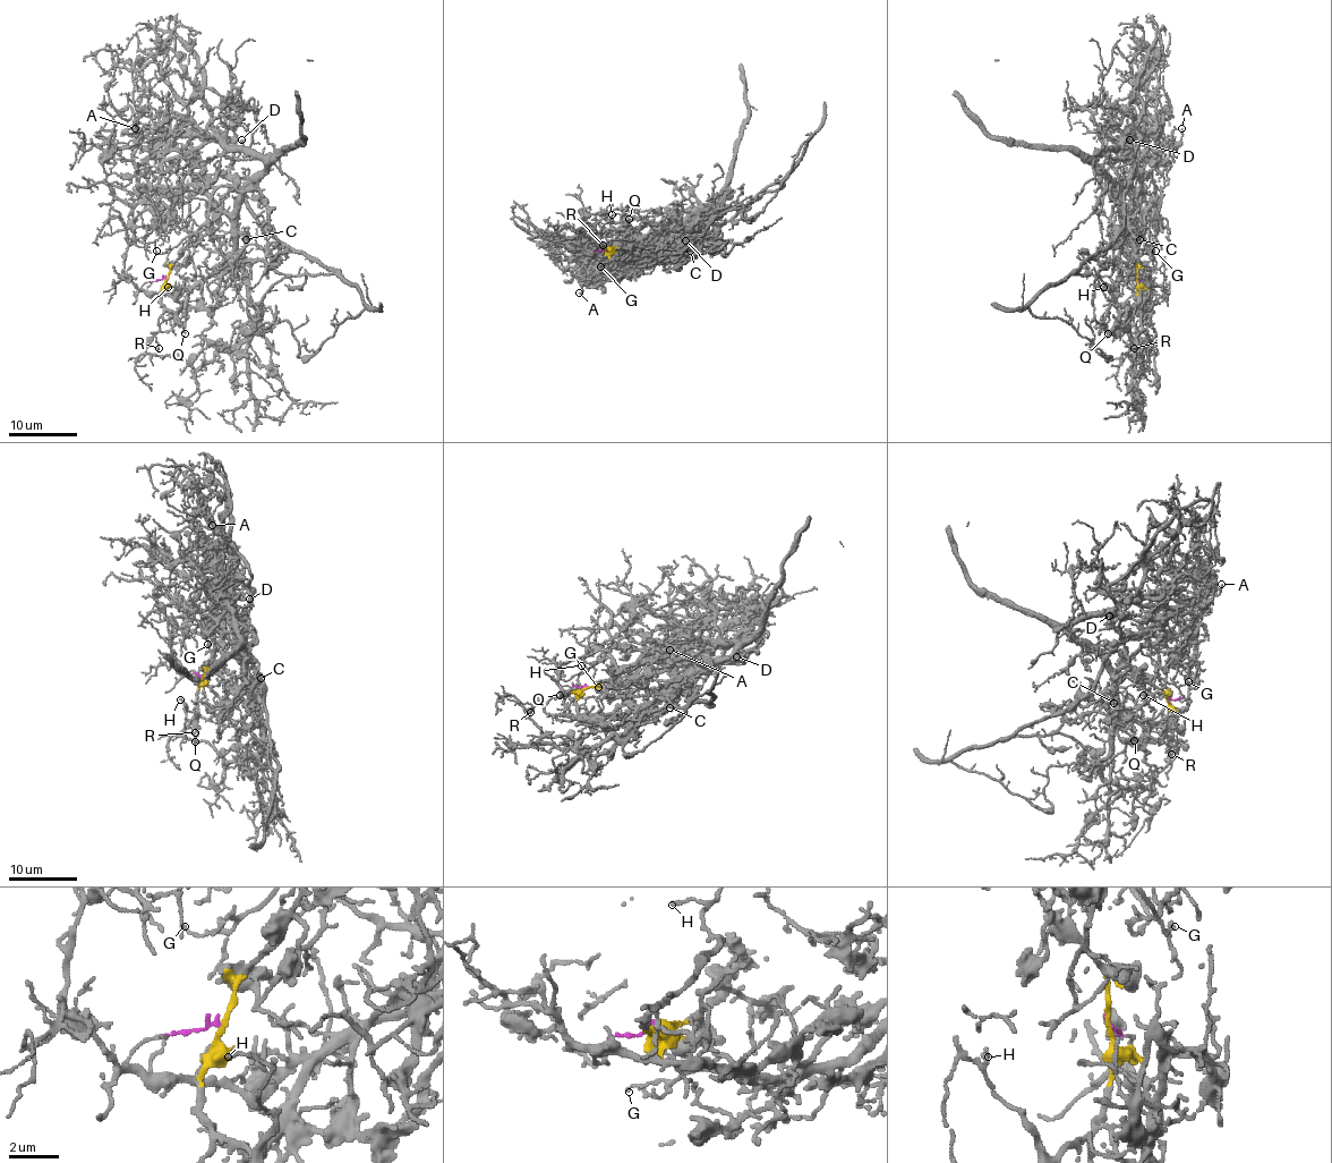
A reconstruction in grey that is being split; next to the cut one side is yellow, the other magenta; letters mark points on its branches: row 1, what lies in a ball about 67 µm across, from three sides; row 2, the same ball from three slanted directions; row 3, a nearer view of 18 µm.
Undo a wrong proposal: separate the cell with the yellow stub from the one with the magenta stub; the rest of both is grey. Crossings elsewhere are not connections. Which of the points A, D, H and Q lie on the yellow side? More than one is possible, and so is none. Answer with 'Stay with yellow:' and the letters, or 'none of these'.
Stay with yellow: A, D, H, Q

